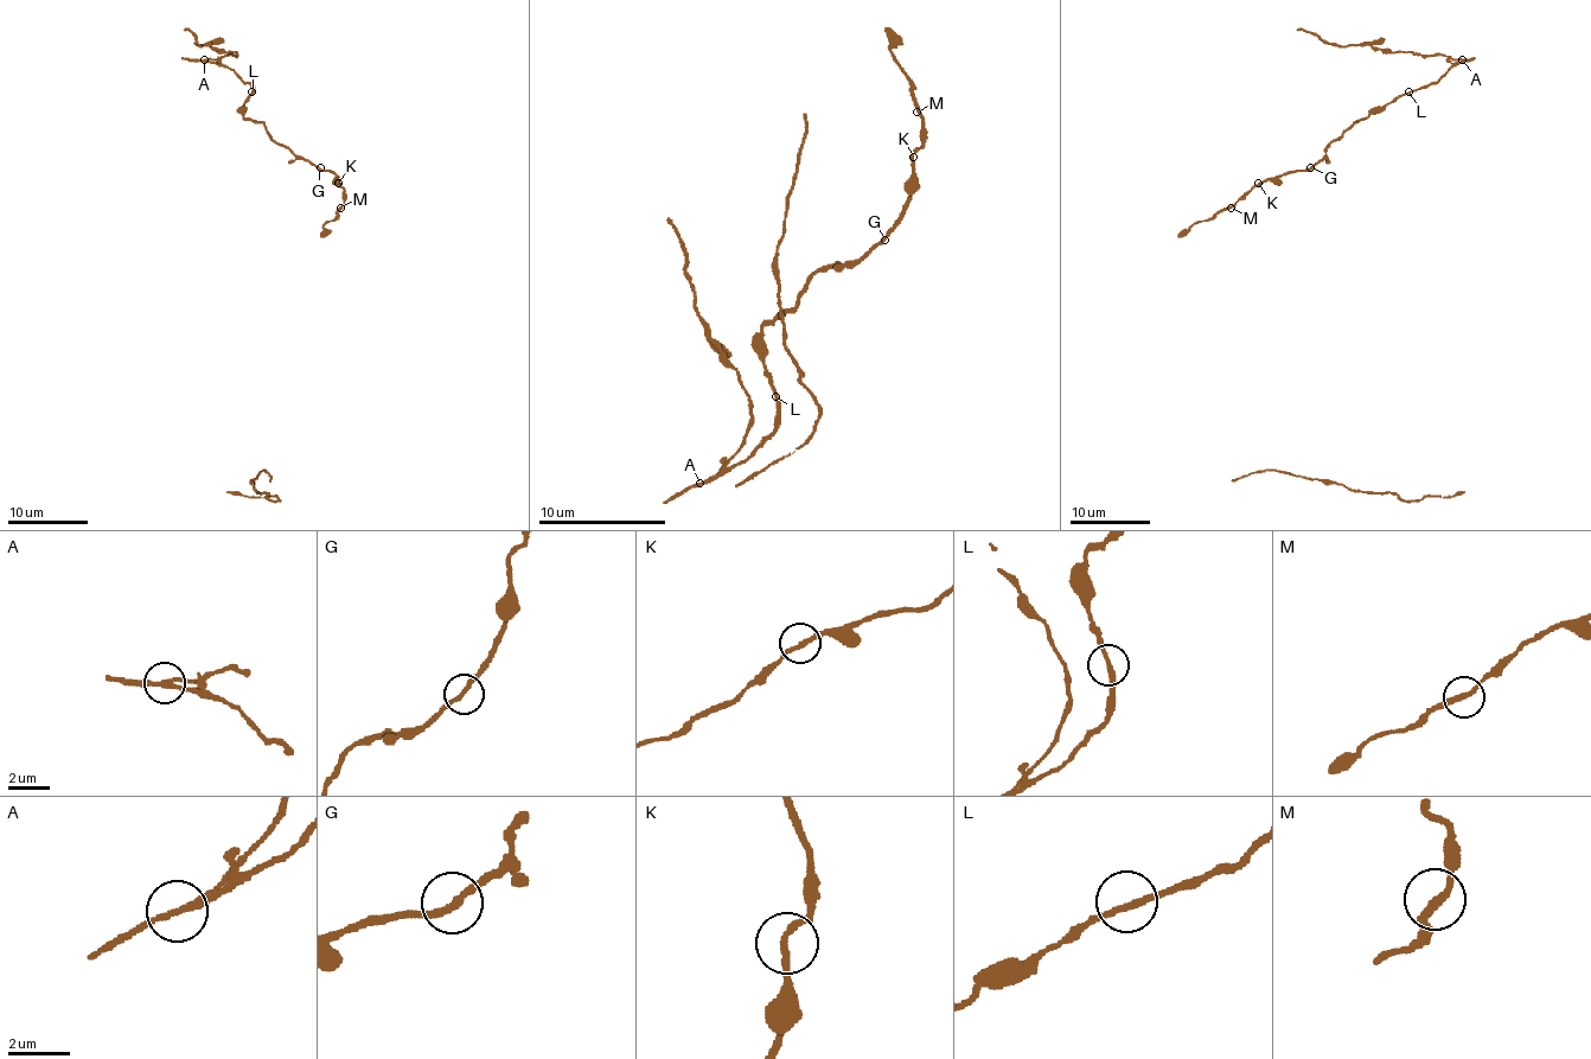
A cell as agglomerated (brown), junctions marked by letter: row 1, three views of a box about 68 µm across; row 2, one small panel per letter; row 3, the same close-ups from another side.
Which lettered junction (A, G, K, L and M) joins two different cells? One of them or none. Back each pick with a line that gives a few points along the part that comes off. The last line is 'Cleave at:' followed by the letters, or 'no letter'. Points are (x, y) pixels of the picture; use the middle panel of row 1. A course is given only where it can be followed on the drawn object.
A: foreign part runs (700, 483), (743, 441), (751, 402), (741, 374), (709, 336), (687, 253), (668, 217)
Cleave at: A

